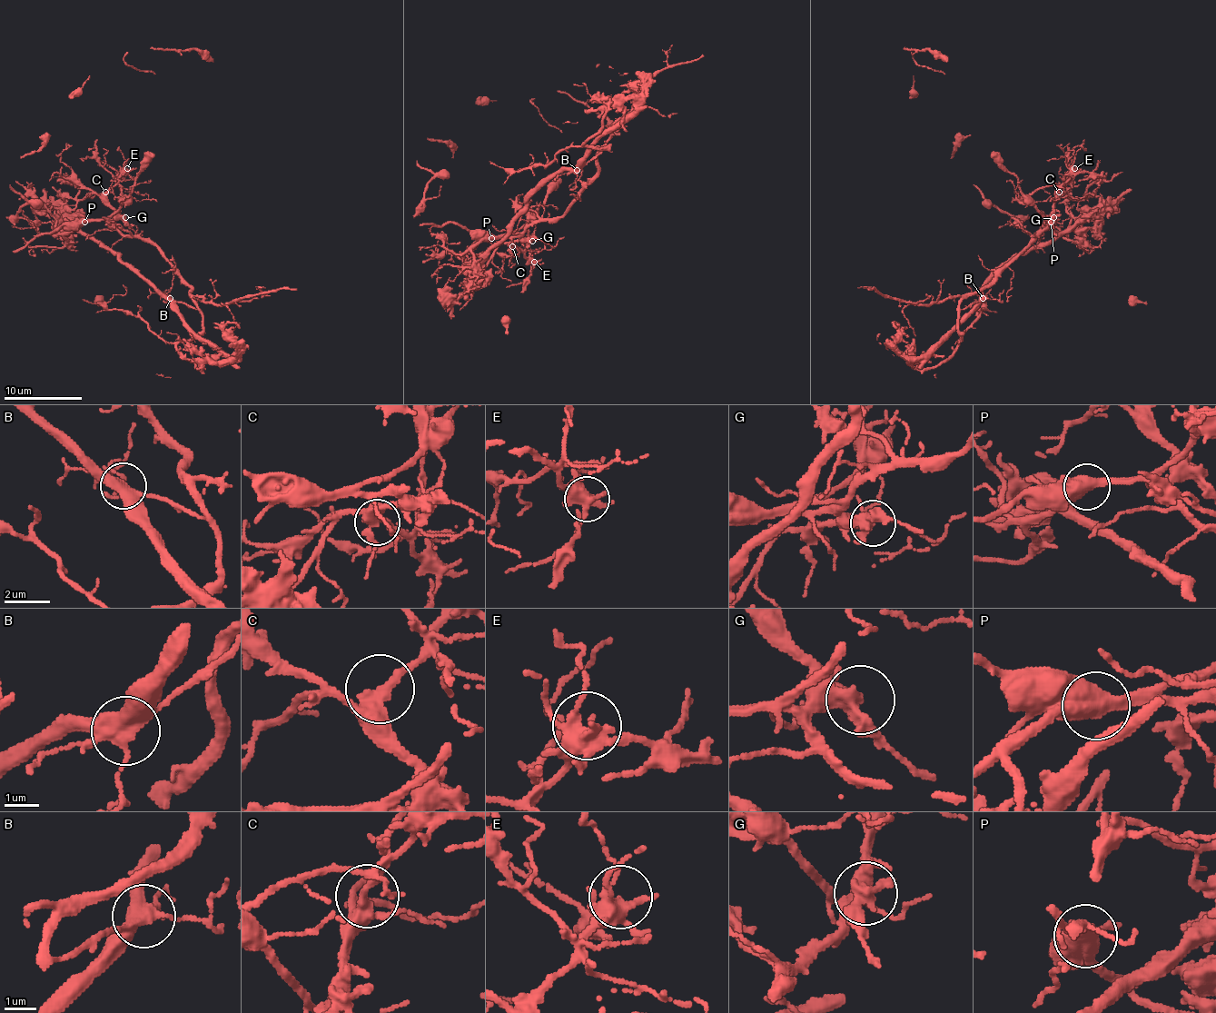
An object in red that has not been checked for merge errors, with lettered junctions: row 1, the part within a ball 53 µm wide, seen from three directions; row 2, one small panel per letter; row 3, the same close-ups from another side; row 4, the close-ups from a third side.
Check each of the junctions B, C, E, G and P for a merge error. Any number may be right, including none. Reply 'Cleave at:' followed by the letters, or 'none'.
Cleave at: B, P

